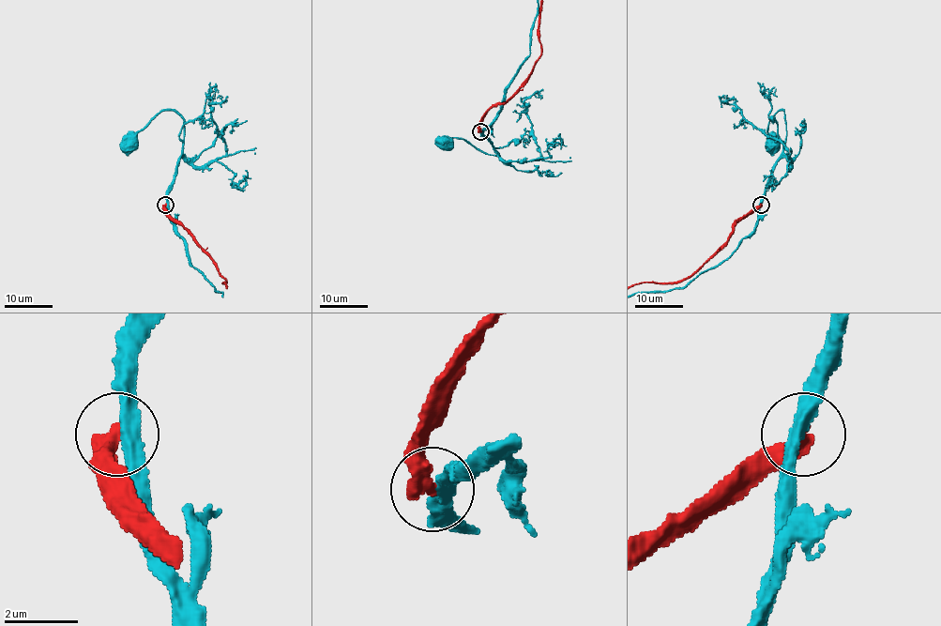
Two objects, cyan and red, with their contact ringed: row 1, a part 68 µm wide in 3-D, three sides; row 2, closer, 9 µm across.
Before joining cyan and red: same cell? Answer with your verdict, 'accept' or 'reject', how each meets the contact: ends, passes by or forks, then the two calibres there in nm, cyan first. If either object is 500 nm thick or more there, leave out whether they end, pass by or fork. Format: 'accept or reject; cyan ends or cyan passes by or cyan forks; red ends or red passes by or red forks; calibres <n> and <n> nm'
reject; cyan passes by; red ends; calibres 360 and 480 nm

